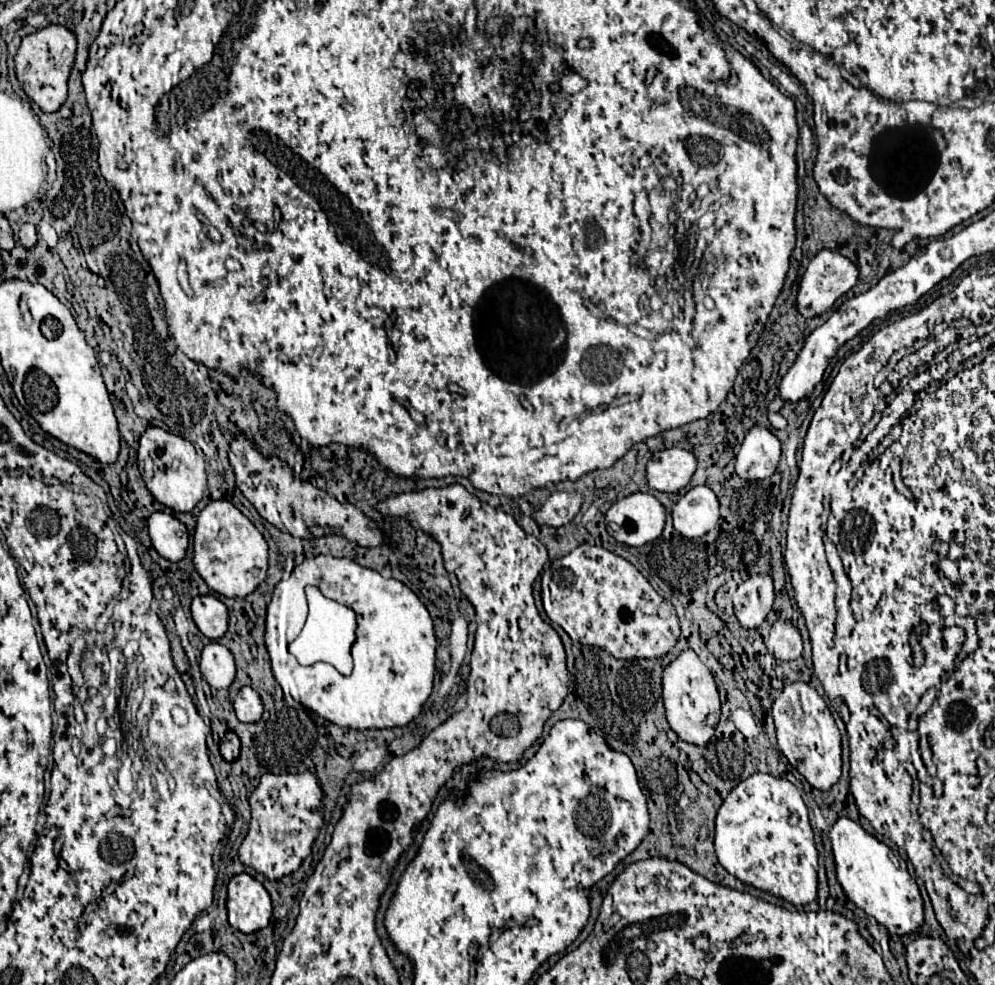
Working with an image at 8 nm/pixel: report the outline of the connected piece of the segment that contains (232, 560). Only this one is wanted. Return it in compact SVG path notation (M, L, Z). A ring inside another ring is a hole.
M211 501L199 515L195 527L195 569L203 581L225 597L247 597L267 575L267 541L259 529L231 503Z

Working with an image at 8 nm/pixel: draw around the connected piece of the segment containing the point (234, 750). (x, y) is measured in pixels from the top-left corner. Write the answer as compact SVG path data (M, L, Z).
M230 730L225 733L225 737L223 737L219 743L220 753L223 755L225 761L235 761L237 755L239 755L239 747L241 747L239 737Z

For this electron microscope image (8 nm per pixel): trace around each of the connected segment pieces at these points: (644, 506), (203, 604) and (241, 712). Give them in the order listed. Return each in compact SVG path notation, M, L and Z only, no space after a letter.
M633 493L613 503L605 521L617 541L629 547L641 547L663 533L665 509L651 493Z
M201 595L195 597L191 603L193 621L199 627L199 631L209 639L219 639L225 635L229 625L229 613L227 607L213 595Z
M241 687L235 697L233 707L235 707L237 719L243 723L255 723L263 715L261 697L257 695L257 691L253 687Z

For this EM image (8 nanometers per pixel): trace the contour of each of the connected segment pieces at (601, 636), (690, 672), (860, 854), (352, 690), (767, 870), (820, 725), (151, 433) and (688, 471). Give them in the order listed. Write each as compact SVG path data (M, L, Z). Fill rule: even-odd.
M579 545L569 555L551 561L549 571L543 573L547 617L561 625L573 641L599 647L617 659L661 657L677 643L681 629L675 607L663 599L653 609L653 601L645 601L647 589L661 597L629 561L597 545Z
M683 651L675 657L675 663L669 663L663 671L663 705L671 729L687 743L705 745L719 723L719 693L713 675L701 663L693 651Z
M847 817L837 819L829 837L833 843L837 881L845 895L867 915L873 915L877 923L887 927L889 933L899 937L915 933L923 925L923 899L915 879L907 871L905 859Z
M317 555L313 559L305 559L301 565L297 565L289 579L279 581L273 591L273 599L267 607L265 645L271 655L273 675L281 685L283 692L290 693L295 701L303 703L307 709L311 709L319 717L323 717L339 727L349 727L349 729L403 727L421 713L421 707L425 705L425 701L433 689L437 639L435 639L433 621L431 621L427 607L401 581L397 581L393 577L385 579L377 571L361 567L359 563L355 563L351 559L337 559L333 555ZM305 585L317 587L325 597L351 607L357 615L357 631L355 631L357 639L353 643L353 673L349 677L343 677L327 663L303 667L287 651L287 645L303 629L303 621L305 621L305 593L303 593L303 589L305 589Z
M753 775L741 781L717 811L715 851L719 863L743 883L793 905L817 897L817 849L801 791L787 779Z
M789 683L773 703L773 717L779 749L791 767L795 767L815 789L831 789L841 777L841 733L823 697L807 683Z
M149 427L141 435L139 451L137 451L137 465L151 495L159 503L171 507L173 511L193 511L193 507L201 501L207 489L205 459L197 453L193 443L173 433L167 433L159 427Z
M673 447L665 451L657 451L647 463L647 481L651 489L665 493L679 493L689 485L691 475L697 469L697 461L693 453Z

